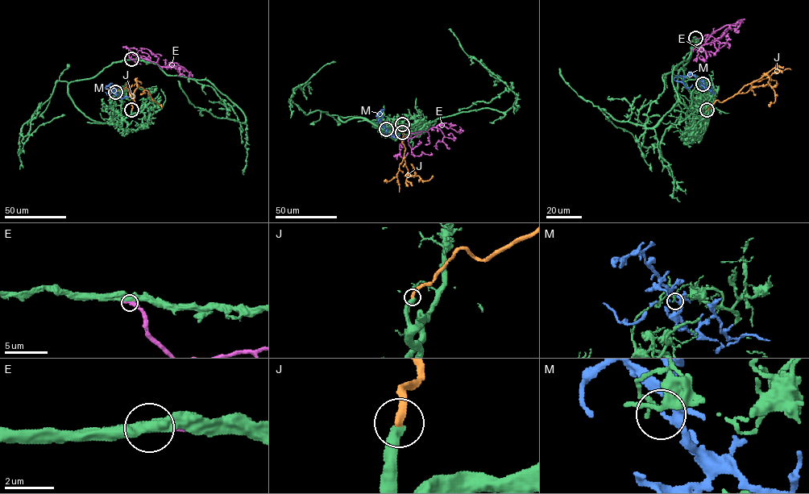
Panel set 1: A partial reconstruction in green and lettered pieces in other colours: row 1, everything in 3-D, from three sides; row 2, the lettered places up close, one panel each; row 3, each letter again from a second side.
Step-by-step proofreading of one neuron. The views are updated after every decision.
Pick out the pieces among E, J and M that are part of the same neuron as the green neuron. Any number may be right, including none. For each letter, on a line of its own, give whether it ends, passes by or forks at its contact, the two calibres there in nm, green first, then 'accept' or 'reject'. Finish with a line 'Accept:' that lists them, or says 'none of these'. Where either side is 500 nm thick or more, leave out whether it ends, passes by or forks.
E: calibres 500 and 320 nm; reject
J: it ends; calibres 440 and 300 nm; reject
M: it passes by; calibres 160 and 150 nm; reject
Accept: none of these

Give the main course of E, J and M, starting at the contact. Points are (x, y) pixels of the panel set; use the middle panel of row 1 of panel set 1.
E: (403, 124), (410, 133), (425, 131), (439, 125), (459, 132), (459, 126)
J: (402, 132), (401, 143), (405, 147), (404, 159), (408, 175), (418, 176), (424, 180), (429, 180), (432, 176)
M: (386, 129), (377, 119), (377, 114), (384, 110), (380, 111), (382, 115), (375, 122)

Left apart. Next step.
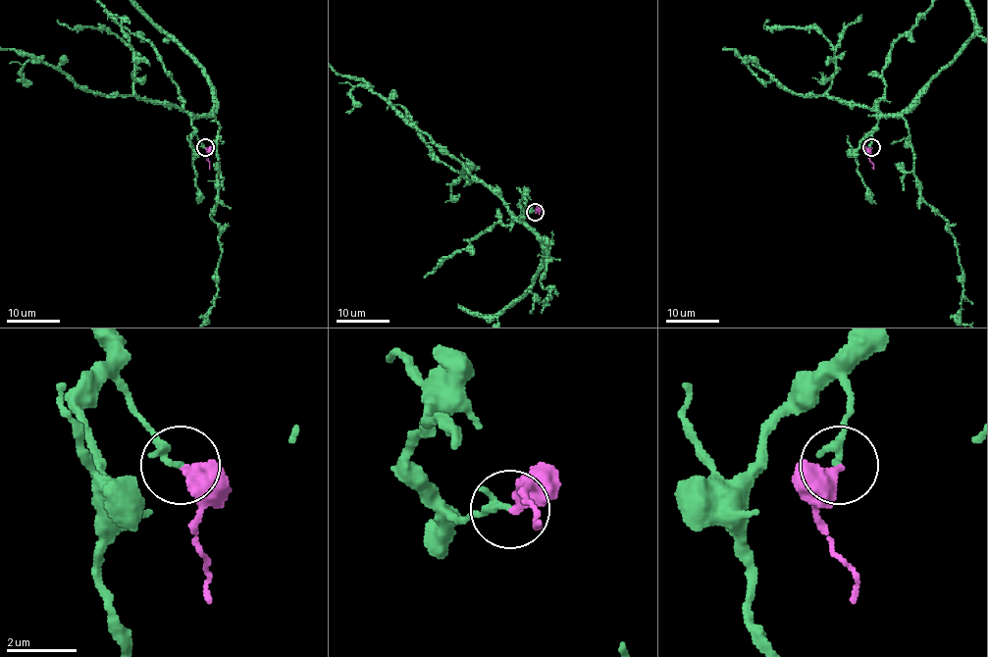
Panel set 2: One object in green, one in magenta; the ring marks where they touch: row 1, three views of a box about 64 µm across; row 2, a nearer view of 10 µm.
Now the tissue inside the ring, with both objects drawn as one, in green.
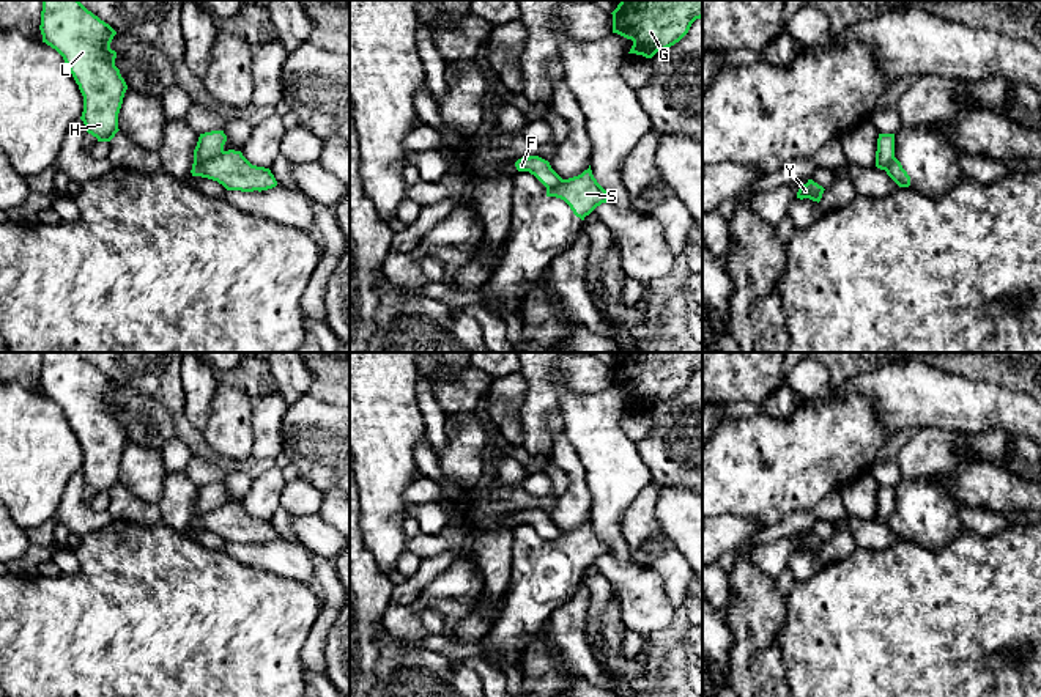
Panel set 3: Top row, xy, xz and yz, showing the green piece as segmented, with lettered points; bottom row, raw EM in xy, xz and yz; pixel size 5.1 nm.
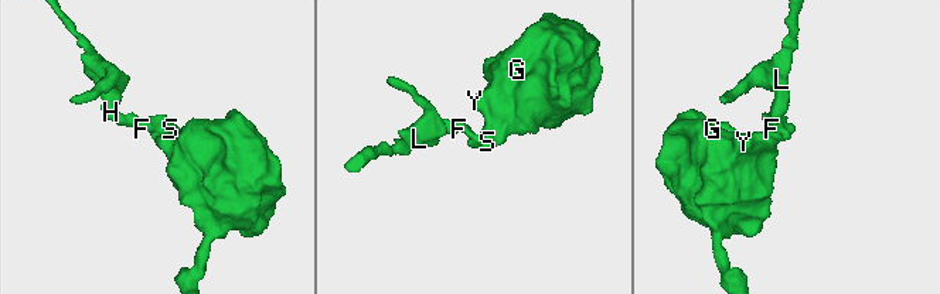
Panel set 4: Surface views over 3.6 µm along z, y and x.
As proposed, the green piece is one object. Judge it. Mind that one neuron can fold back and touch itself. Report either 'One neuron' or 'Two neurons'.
Two neurons

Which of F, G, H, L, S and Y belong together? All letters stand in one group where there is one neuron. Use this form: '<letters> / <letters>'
F H L / G S Y

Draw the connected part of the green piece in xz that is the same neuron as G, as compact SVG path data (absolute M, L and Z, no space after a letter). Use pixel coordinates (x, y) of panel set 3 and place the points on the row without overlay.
M621 352L611 367L613 385L633 393L628 406L652 411L702 370L702 352Z

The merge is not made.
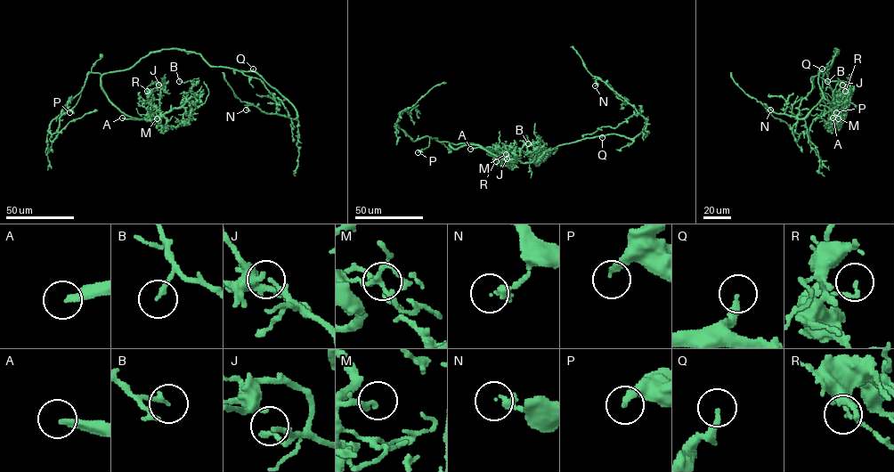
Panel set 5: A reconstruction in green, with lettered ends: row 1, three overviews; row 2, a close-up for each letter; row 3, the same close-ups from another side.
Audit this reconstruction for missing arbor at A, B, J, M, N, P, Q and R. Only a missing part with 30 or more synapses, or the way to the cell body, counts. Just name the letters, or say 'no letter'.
A, Q

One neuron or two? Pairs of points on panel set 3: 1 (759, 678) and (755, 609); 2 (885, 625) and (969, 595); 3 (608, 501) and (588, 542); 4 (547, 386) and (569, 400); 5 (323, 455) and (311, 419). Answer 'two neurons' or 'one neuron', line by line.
1: one neuron
2: one neuron
3: two neurons
4: two neurons
5: one neuron

